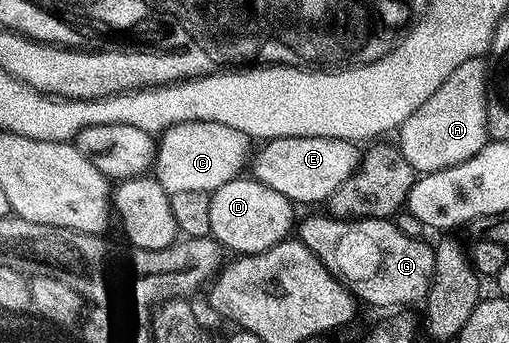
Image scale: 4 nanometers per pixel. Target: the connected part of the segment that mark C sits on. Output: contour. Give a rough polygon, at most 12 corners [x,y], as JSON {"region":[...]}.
{"region":[[217,121],[158,136],[153,178],[170,196],[240,178],[253,140]]}

